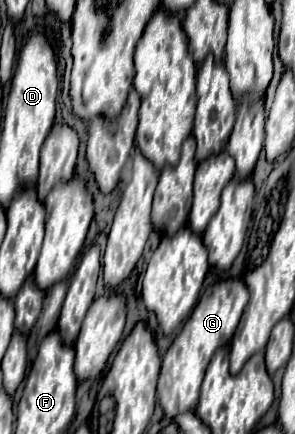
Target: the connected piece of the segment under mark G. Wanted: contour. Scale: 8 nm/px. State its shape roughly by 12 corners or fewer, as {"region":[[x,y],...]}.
{"region":[[243,279],[203,293],[162,358],[166,414],[196,406],[206,366],[248,303]]}

